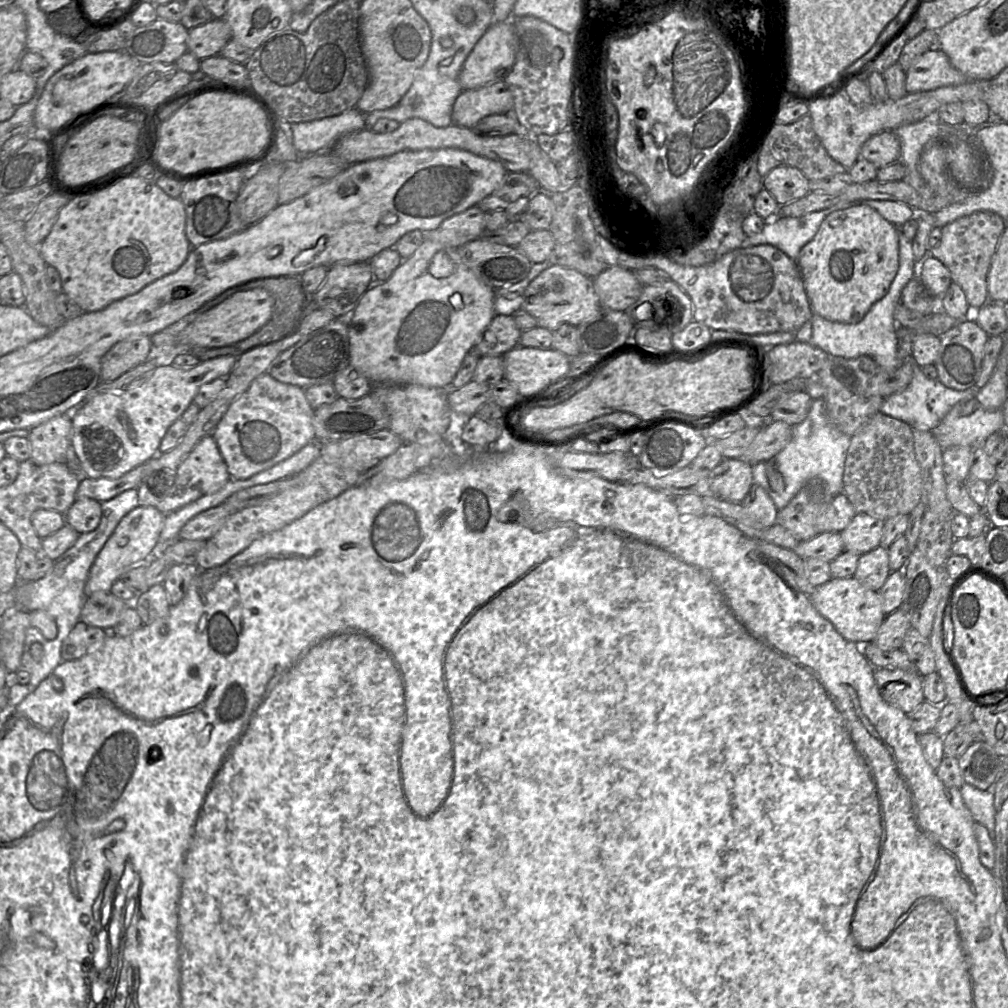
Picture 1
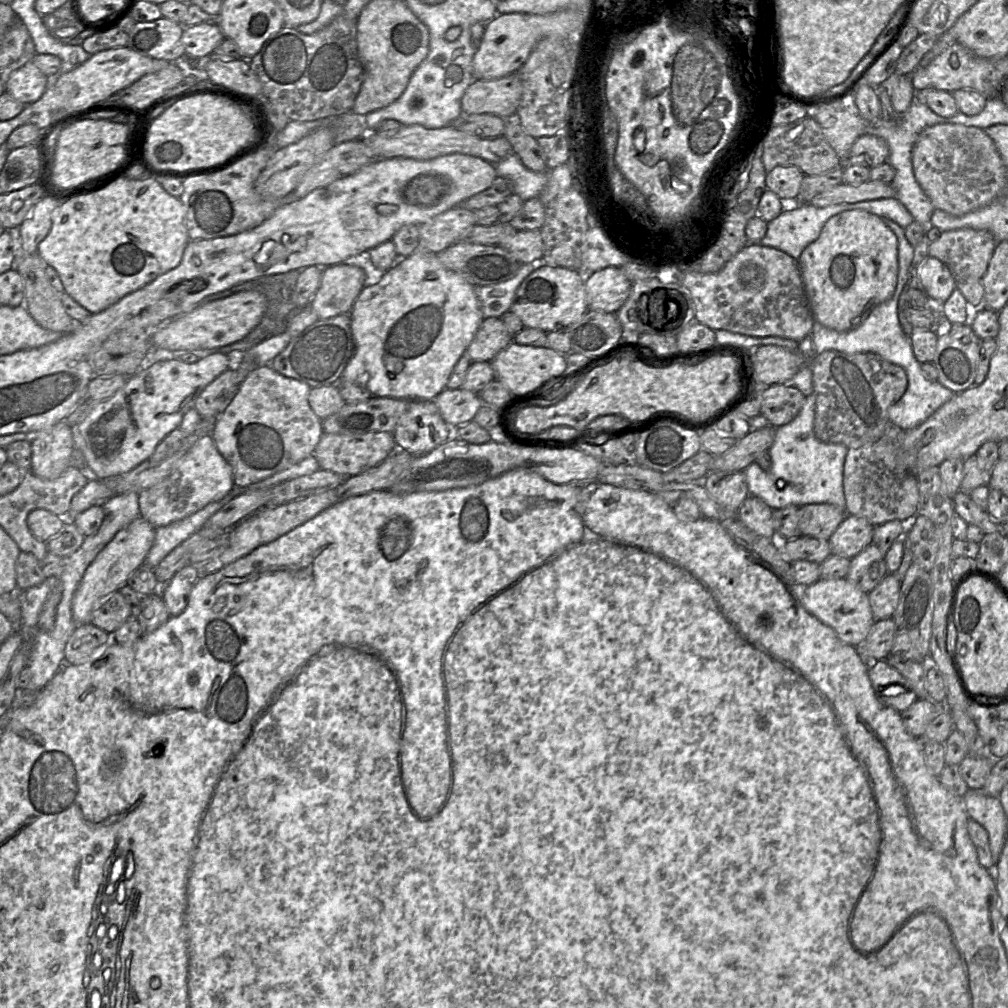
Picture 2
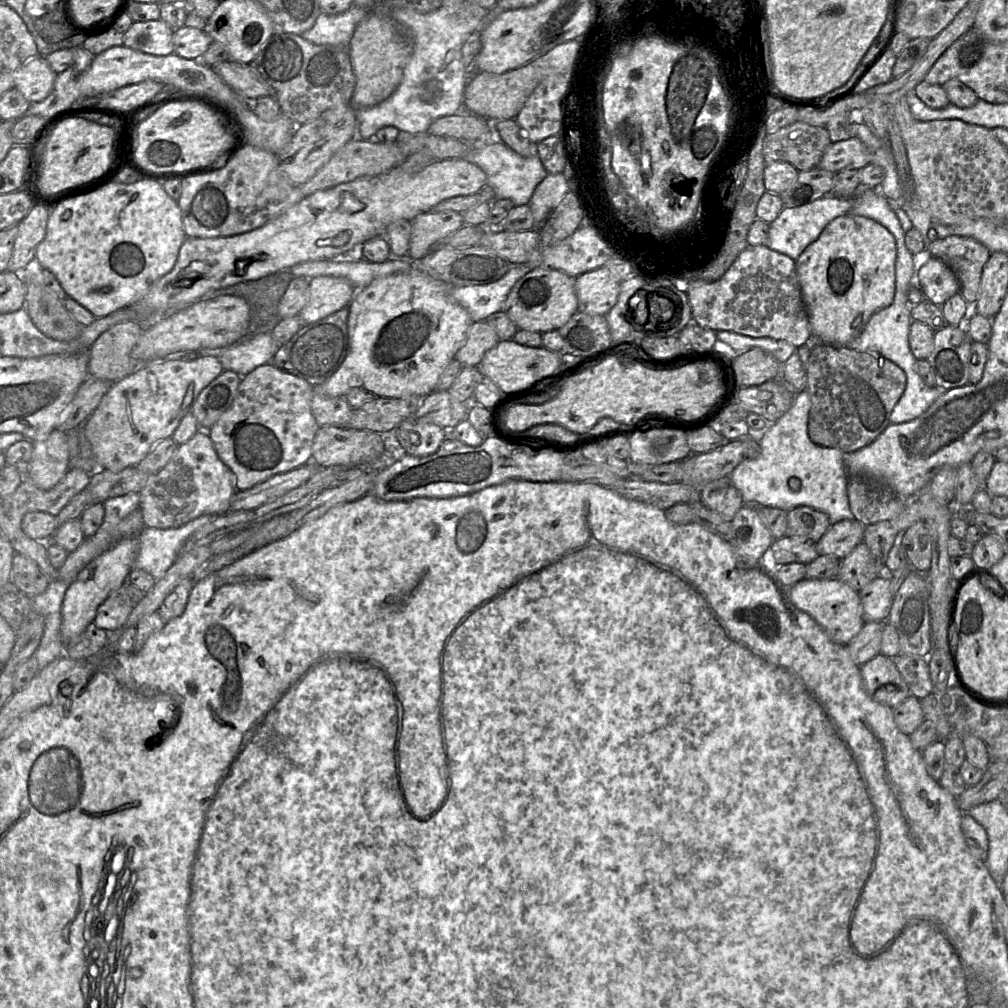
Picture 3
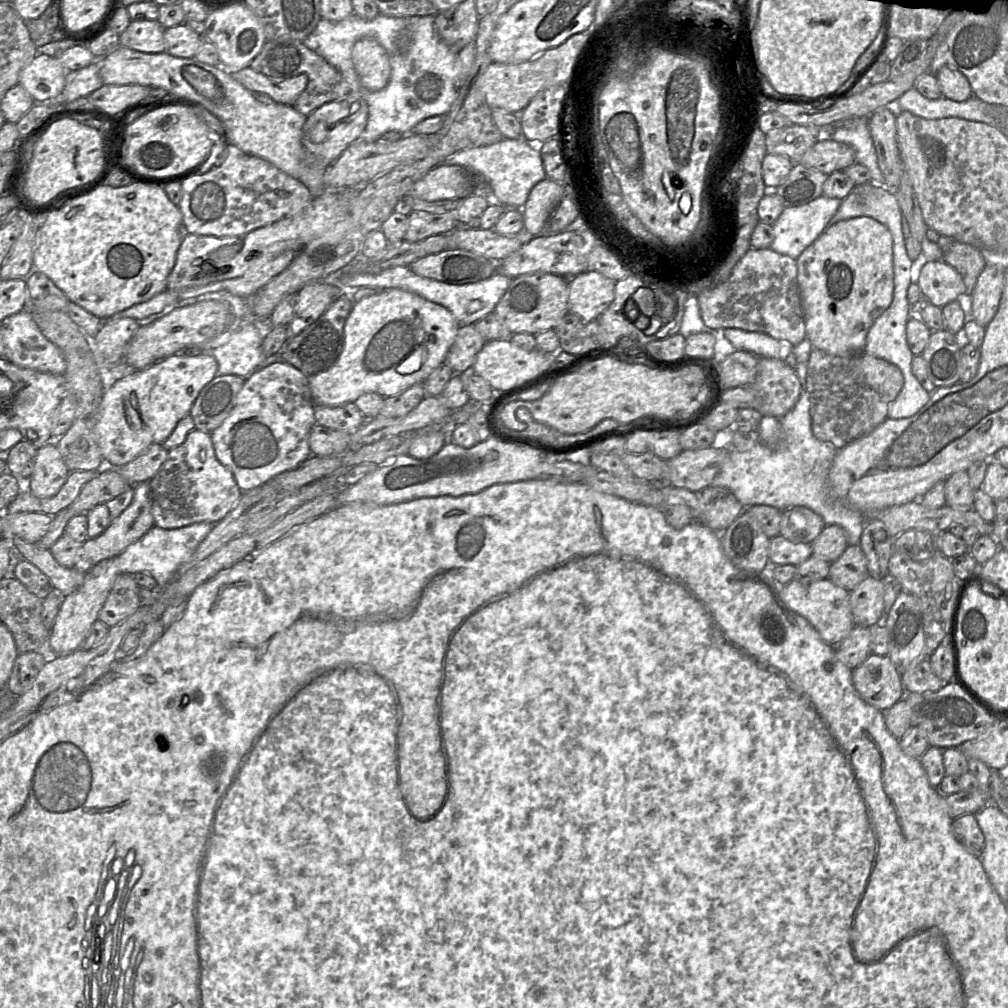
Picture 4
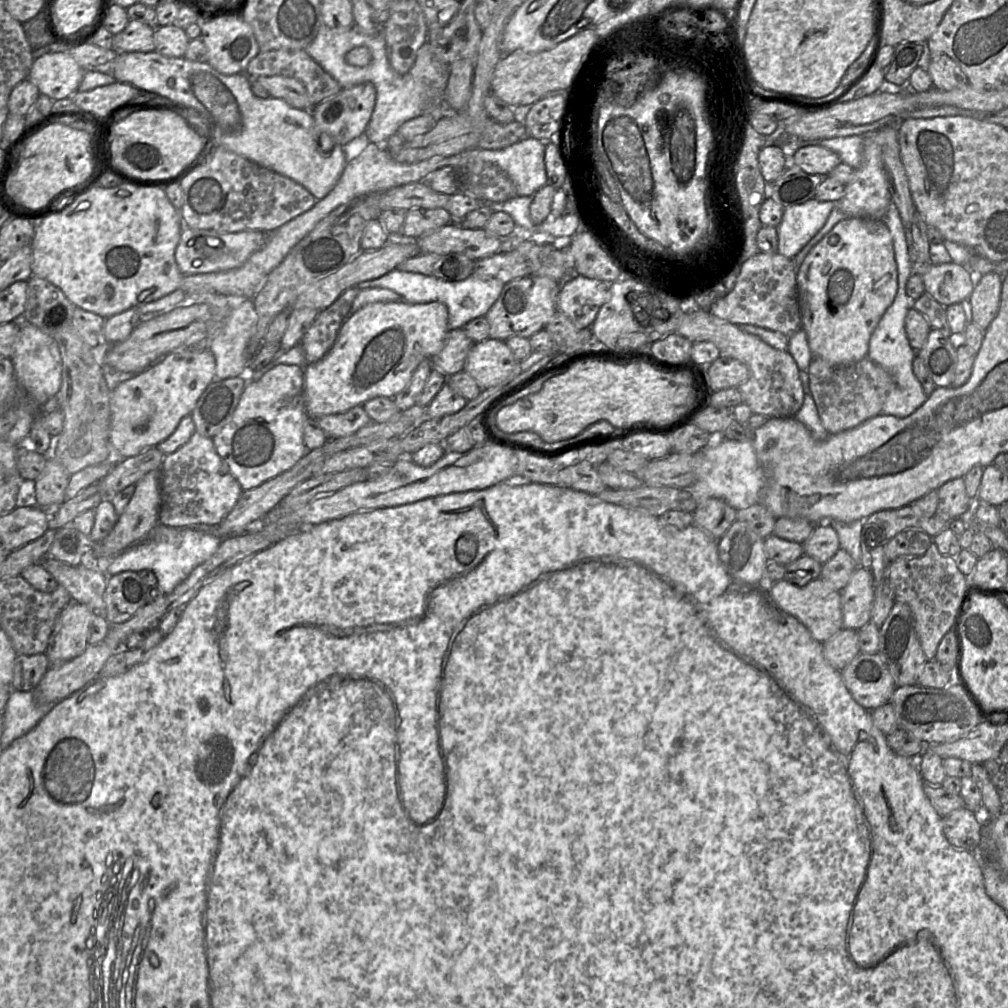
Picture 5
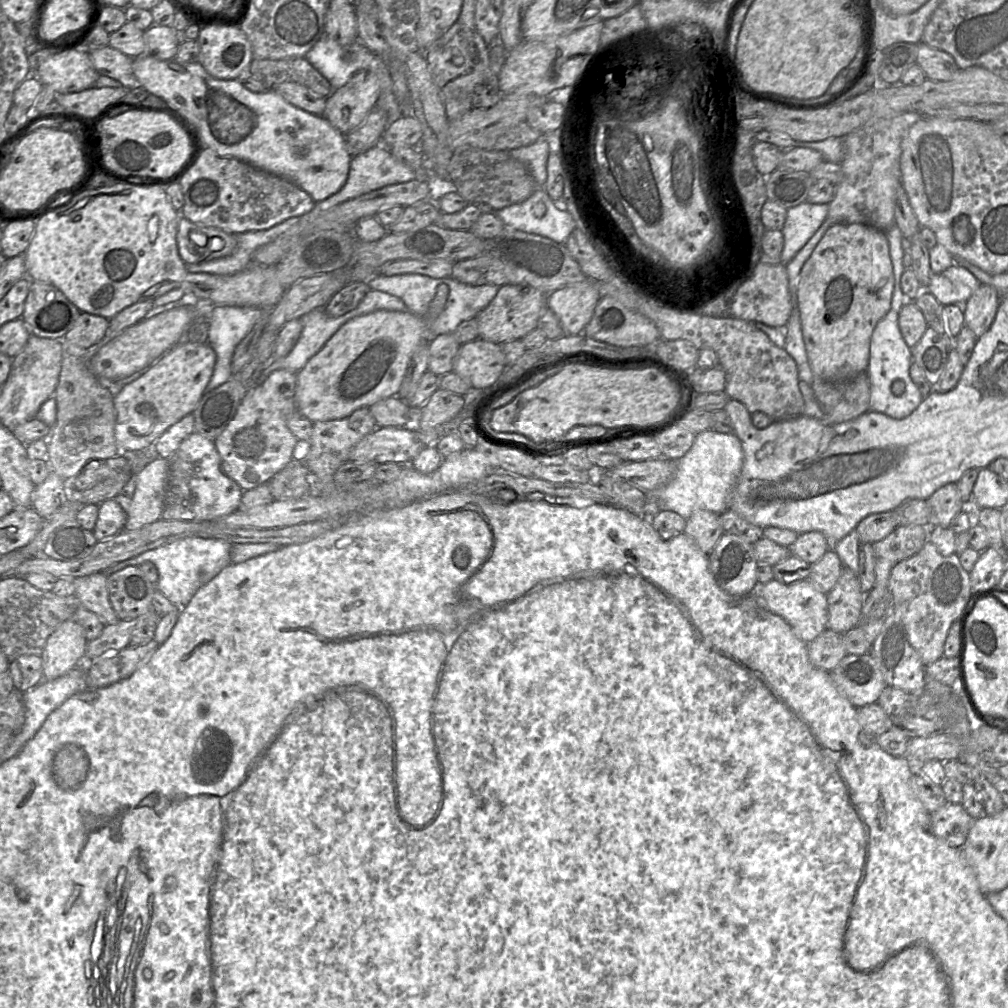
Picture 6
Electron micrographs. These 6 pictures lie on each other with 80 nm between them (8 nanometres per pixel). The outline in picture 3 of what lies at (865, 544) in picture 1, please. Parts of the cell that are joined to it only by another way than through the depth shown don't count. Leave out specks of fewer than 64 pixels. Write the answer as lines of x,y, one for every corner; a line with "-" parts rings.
843,520
832,524
827,532
816,542
818,554
845,558
863,542
865,526
857,521

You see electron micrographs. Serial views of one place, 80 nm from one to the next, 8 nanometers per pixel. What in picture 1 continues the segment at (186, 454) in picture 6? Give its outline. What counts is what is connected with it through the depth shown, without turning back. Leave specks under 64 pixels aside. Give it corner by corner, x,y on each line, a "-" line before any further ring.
212,434
203,437
178,468
171,471
176,474
176,478
173,485
164,493
161,493
161,490
165,489
161,487
161,471
156,471
144,479
137,488
139,506
152,506
167,515
204,495
219,490
231,478

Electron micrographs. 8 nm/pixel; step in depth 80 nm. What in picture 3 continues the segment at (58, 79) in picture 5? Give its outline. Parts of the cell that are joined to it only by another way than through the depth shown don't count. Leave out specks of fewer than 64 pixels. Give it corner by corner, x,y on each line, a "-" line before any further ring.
37,54
14,72
14,86
30,102
39,102
49,95
57,74
46,57

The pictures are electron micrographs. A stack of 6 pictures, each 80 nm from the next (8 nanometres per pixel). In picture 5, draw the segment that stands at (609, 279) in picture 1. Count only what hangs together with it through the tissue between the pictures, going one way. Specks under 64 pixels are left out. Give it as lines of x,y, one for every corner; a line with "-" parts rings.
582,275
571,276
560,285
557,295
557,310
563,312
577,328
590,328
600,308
610,300
610,284

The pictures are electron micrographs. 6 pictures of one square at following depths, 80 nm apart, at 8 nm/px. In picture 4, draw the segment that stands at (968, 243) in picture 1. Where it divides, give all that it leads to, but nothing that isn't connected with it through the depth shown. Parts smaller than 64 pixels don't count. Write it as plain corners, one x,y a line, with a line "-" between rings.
955,241
944,250
942,259
960,273
966,293
970,296
980,273
987,265
980,250
973,245

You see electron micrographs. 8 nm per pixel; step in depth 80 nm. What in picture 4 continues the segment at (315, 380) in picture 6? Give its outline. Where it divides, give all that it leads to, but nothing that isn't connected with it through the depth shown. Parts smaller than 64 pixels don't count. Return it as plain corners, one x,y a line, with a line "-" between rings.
385,288
355,301
344,325
344,343
340,354
327,369
307,377
314,405
334,407
354,403
365,393
377,393
387,398
415,384
424,383
444,363
459,328
450,310
408,290

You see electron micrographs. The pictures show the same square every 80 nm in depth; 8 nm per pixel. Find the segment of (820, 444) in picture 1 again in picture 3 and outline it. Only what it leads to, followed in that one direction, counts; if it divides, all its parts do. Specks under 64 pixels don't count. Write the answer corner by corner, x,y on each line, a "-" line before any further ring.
807,390
795,394
791,408
759,435
761,452
756,459
744,459
729,475
741,493
744,505
789,511
808,506
826,513
831,524
852,520
847,495
848,473
845,454
836,448
814,444
808,434
811,397

